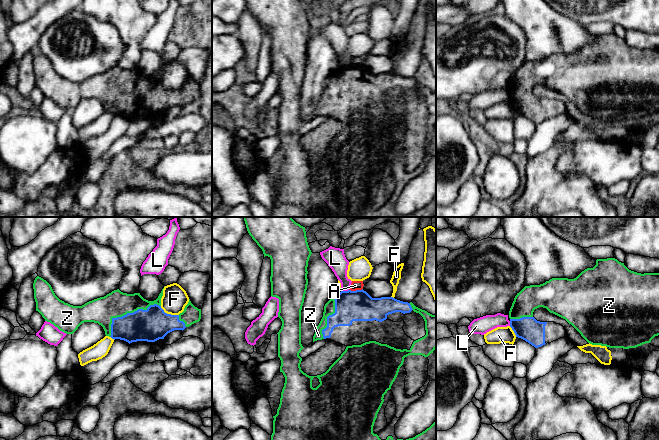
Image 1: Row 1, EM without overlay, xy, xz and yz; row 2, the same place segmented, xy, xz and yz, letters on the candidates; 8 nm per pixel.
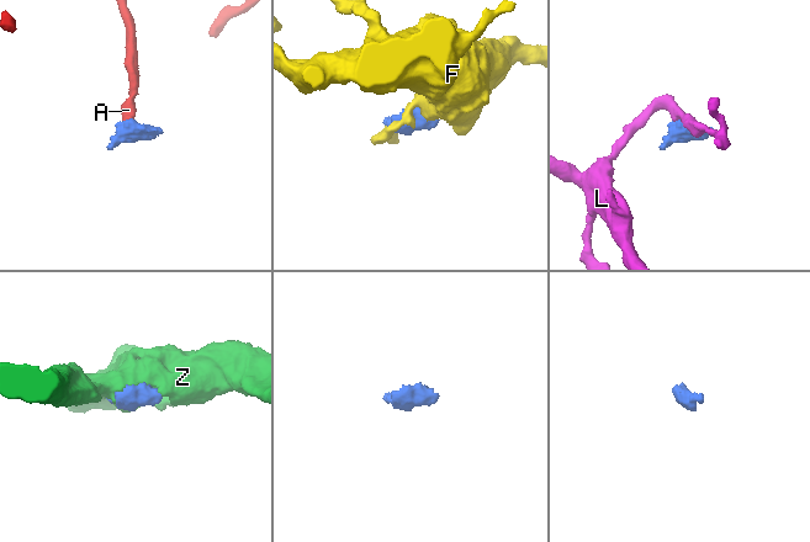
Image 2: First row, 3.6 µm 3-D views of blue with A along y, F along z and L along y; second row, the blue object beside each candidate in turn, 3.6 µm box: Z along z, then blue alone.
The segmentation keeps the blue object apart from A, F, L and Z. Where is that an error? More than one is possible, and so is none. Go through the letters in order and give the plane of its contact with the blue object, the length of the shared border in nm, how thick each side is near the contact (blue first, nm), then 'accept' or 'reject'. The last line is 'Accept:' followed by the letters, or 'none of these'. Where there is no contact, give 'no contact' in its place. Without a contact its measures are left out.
A: contact in xz; length 110 nm; calibres 240 and 80 nm; reject
F: contact in xy; length 170 nm; calibres 260 and 200 nm; reject
L: contact in xz; length 60 nm; calibres 240 and 150 nm; reject
Z: contact in xy; length 480 nm; calibres 260 and 200 nm; accept
Accept: Z

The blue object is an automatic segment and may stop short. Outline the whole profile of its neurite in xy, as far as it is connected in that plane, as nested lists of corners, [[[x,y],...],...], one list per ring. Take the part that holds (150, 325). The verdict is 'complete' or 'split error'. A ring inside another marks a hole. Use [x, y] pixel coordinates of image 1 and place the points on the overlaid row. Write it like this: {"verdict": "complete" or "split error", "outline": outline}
{"verdict": "split error", "outline": [[[39,276],[34,280],[33,289],[36,311],[42,315],[45,321],[50,322],[66,334],[73,334],[84,322],[94,322],[101,325],[105,335],[114,340],[124,340],[129,344],[137,341],[155,342],[164,339],[168,333],[174,330],[183,331],[201,319],[201,309],[195,307],[190,299],[184,311],[179,315],[165,313],[161,308],[163,289],[154,301],[144,299],[140,293],[127,294],[117,289],[82,306],[73,306],[60,300],[55,295],[51,285]]]}

